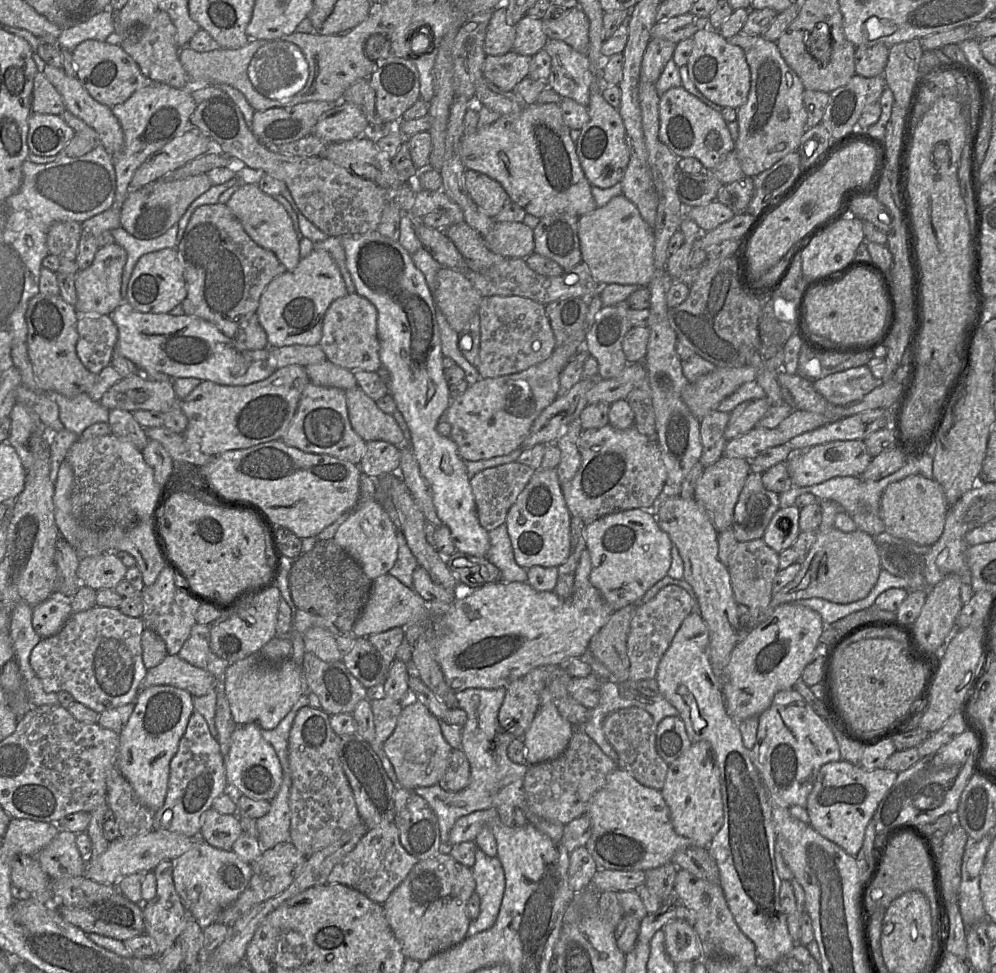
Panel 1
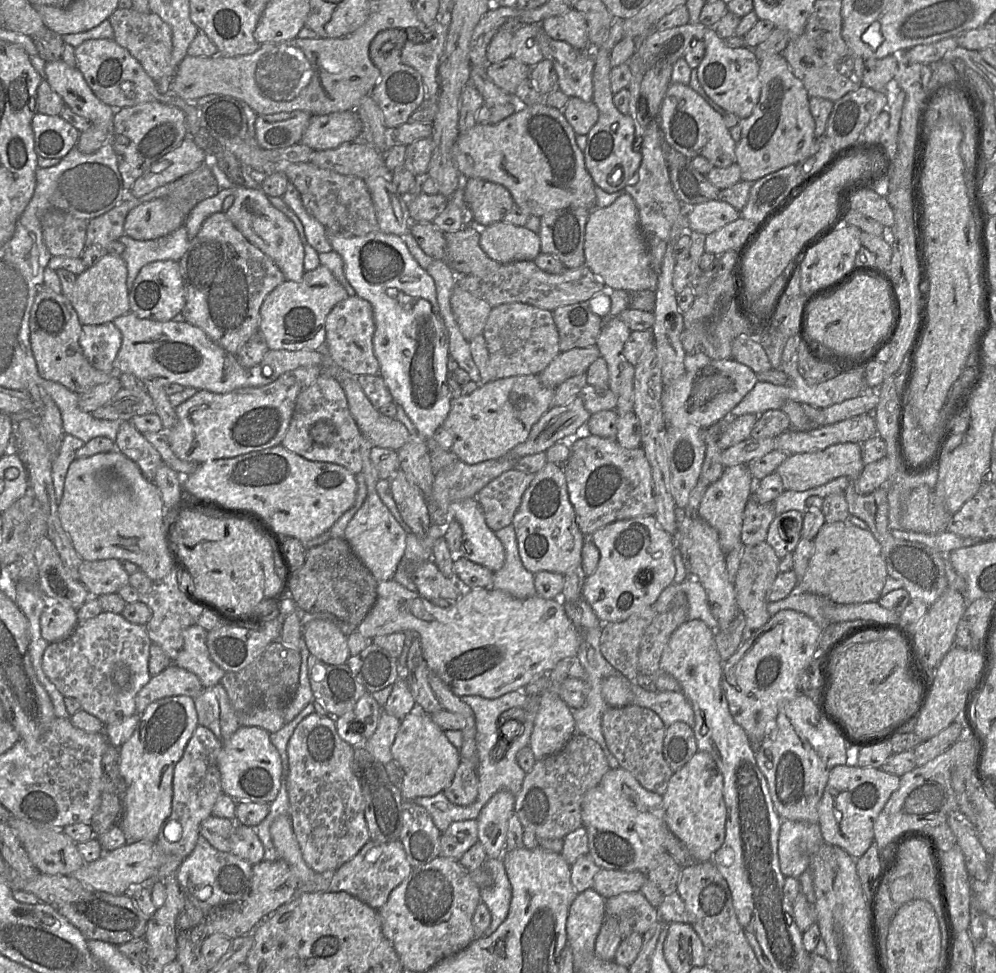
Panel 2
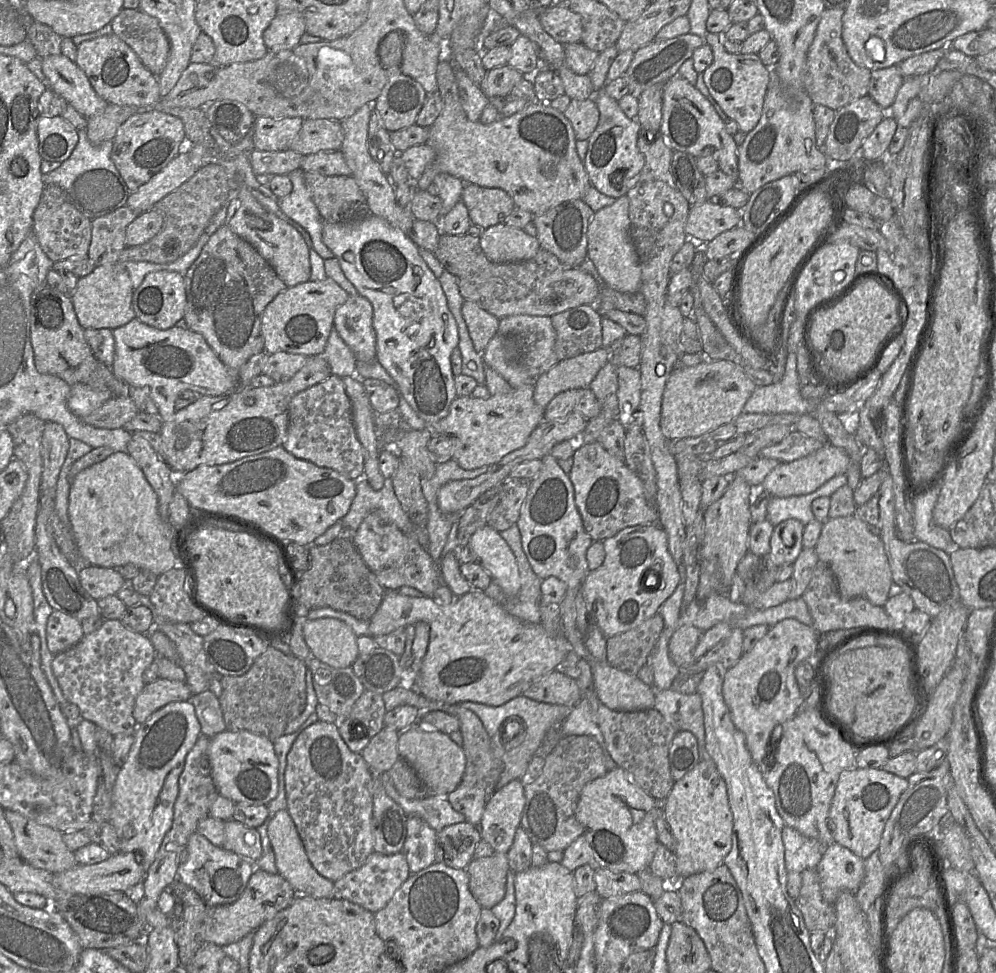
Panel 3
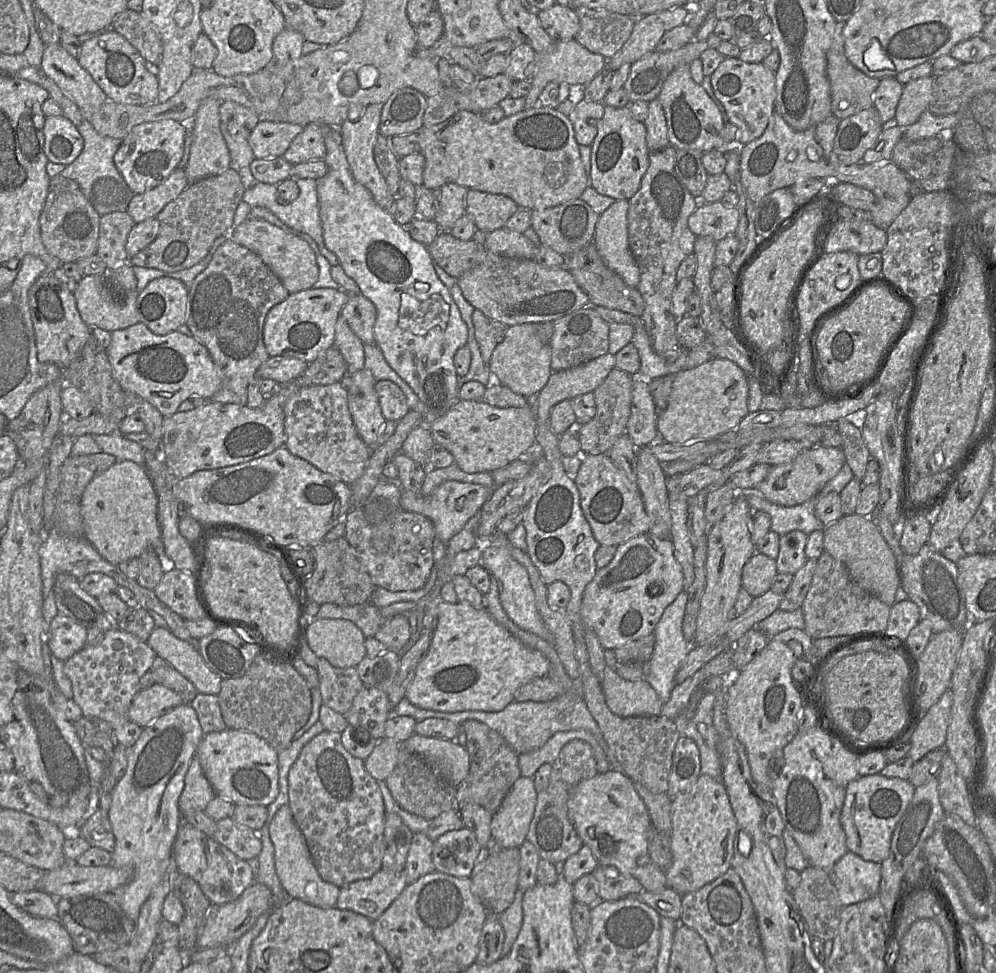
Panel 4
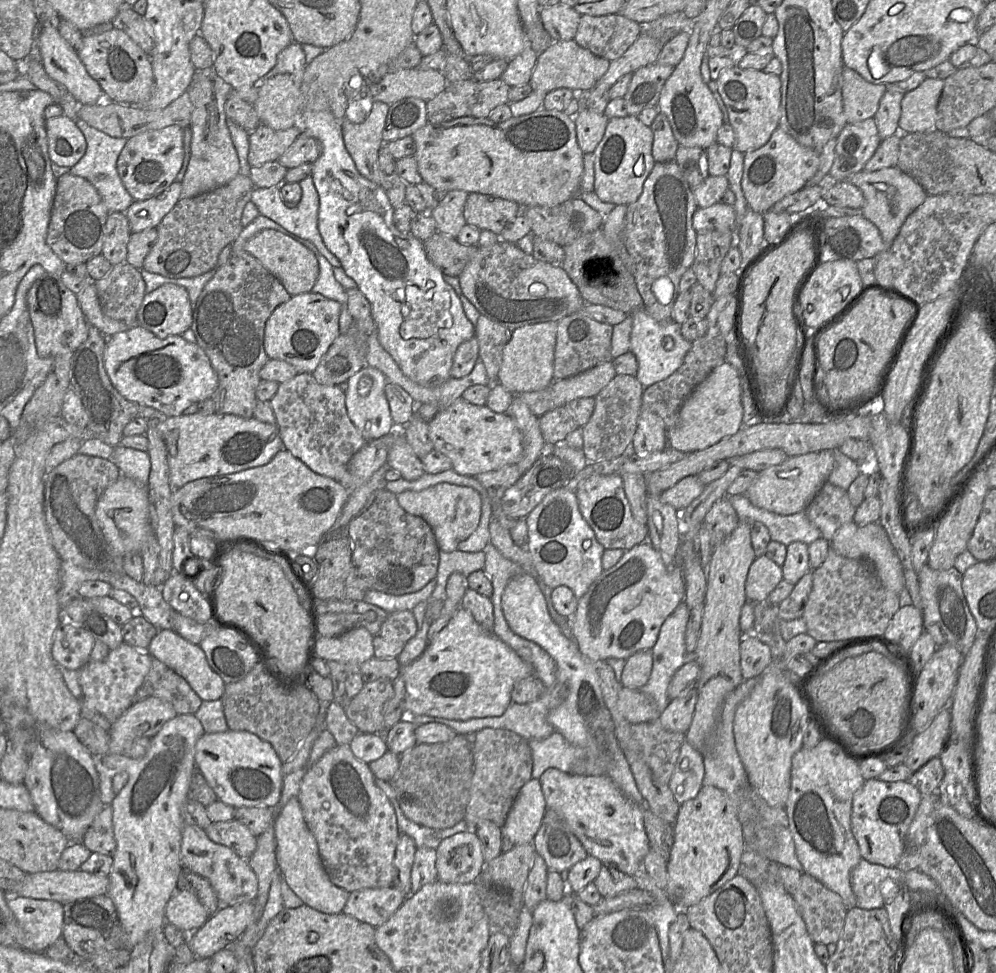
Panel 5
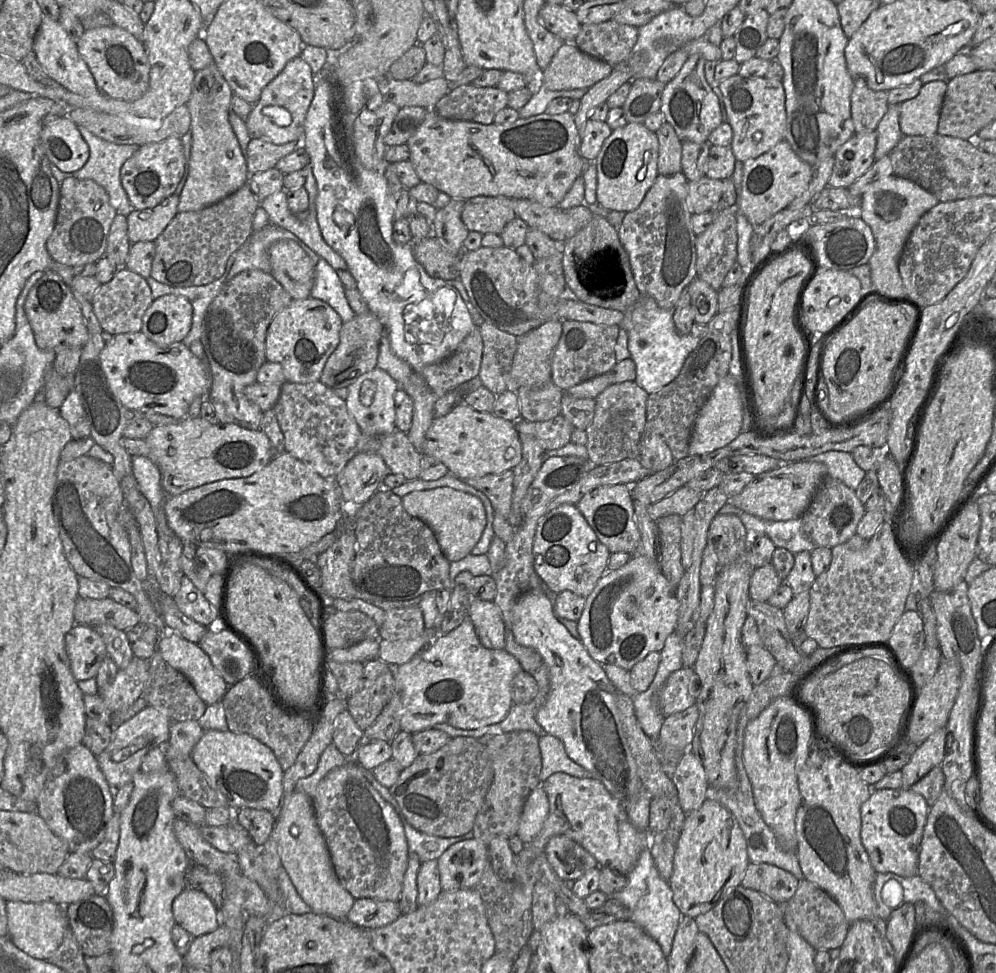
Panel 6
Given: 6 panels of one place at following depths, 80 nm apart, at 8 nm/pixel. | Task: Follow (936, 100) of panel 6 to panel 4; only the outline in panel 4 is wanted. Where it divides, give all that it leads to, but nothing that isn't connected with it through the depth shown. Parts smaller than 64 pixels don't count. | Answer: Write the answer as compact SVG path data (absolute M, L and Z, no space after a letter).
M933 76L923 77L904 85L894 119L900 127L914 124L928 110L933 85Z

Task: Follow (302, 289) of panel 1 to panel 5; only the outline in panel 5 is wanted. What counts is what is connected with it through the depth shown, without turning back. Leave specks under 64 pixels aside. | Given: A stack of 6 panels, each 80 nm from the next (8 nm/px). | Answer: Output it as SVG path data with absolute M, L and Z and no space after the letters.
M307 292L291 296L290 299L274 309L265 325L264 349L269 359L284 360L293 365L298 373L312 373L320 359L333 341L341 334L339 318L341 304L325 296Z

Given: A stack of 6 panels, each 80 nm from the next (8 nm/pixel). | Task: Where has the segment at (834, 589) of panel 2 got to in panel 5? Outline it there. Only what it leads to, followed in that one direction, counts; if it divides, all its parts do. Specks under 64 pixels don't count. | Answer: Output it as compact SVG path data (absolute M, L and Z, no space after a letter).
M854 521L848 522L837 530L830 541L830 546L841 556L870 560L874 564L882 584L890 591L900 594L905 587L900 560L885 529L879 522L870 523L865 526L859 526Z

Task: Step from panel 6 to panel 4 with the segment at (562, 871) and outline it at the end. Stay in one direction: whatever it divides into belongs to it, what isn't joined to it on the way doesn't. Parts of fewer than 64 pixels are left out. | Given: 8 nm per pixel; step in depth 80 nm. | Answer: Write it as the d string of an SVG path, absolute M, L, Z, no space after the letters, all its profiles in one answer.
M581 739L569 741L551 764L552 771L547 788L537 793L537 802L530 822L527 839L535 846L540 858L551 862L565 862L583 845L568 812L568 800L575 787L583 780L598 774L592 747Z

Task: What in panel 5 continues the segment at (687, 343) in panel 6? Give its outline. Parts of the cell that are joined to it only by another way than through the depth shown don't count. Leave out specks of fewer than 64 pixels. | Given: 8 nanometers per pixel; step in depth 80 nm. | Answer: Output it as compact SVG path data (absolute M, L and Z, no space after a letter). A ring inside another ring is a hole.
M644 303L643 308L634 311L629 315L632 319L633 326L630 336L630 351L636 356L638 361L638 371L636 378L642 384L644 388L650 385L662 381L669 376L671 376L678 368L682 365L686 354L690 351L692 343L686 340L681 334L681 325L671 322L658 322L652 318L645 310ZM666 337L671 337L674 342L674 347L672 350L667 350L664 347L664 339Z

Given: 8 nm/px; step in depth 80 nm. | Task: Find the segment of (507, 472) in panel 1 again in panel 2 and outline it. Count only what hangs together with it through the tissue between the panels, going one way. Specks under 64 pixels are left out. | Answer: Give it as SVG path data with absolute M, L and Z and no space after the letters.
M545 452L524 456L515 463L513 469L503 472L477 493L475 498L482 508L487 526L493 532L512 524L513 517L521 504L523 494L535 474L545 466L546 462Z

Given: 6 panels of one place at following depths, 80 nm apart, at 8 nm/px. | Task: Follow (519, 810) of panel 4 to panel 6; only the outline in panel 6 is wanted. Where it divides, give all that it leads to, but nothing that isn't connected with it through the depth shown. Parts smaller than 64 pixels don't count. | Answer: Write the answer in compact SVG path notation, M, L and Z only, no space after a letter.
M537 786L527 798L521 814L517 835L525 844L541 832L549 813L549 802L542 787Z

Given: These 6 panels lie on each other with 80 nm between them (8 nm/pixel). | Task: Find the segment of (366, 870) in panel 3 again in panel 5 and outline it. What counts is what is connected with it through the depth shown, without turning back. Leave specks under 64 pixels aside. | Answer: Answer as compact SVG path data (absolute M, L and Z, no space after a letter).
M396 885L360 889L349 894L343 913L377 928L400 908L405 898Z

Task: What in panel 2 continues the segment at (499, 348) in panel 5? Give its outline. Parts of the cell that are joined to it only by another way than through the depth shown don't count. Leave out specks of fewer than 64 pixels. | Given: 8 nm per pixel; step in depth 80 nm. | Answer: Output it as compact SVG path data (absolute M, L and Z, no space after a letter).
M457 284L450 297L451 309L464 338L469 342L483 334L492 307Z

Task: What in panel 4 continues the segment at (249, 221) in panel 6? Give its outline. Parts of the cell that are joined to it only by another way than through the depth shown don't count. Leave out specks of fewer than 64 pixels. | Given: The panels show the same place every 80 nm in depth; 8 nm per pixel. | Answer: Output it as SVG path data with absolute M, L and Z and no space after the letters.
M231 168L189 184L156 216L159 221L156 238L128 258L127 263L171 273L191 268L211 256L214 249L230 234L235 211L242 201L244 191L239 174Z

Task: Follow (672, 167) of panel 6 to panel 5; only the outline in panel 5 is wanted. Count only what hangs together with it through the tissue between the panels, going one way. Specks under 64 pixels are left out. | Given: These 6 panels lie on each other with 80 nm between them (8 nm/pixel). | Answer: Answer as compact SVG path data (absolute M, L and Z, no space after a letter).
M659 112L650 126L653 132L652 155L657 163L676 160L679 143L676 140L668 118Z

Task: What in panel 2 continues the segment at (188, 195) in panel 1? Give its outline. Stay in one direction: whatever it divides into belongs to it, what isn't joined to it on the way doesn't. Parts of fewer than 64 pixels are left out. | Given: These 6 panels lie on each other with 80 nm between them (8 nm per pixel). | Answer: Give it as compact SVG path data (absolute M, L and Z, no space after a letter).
M154 198L140 202L127 214L123 230L124 234L135 240L153 240L165 236L181 227L185 218L176 209L171 208L164 199Z

